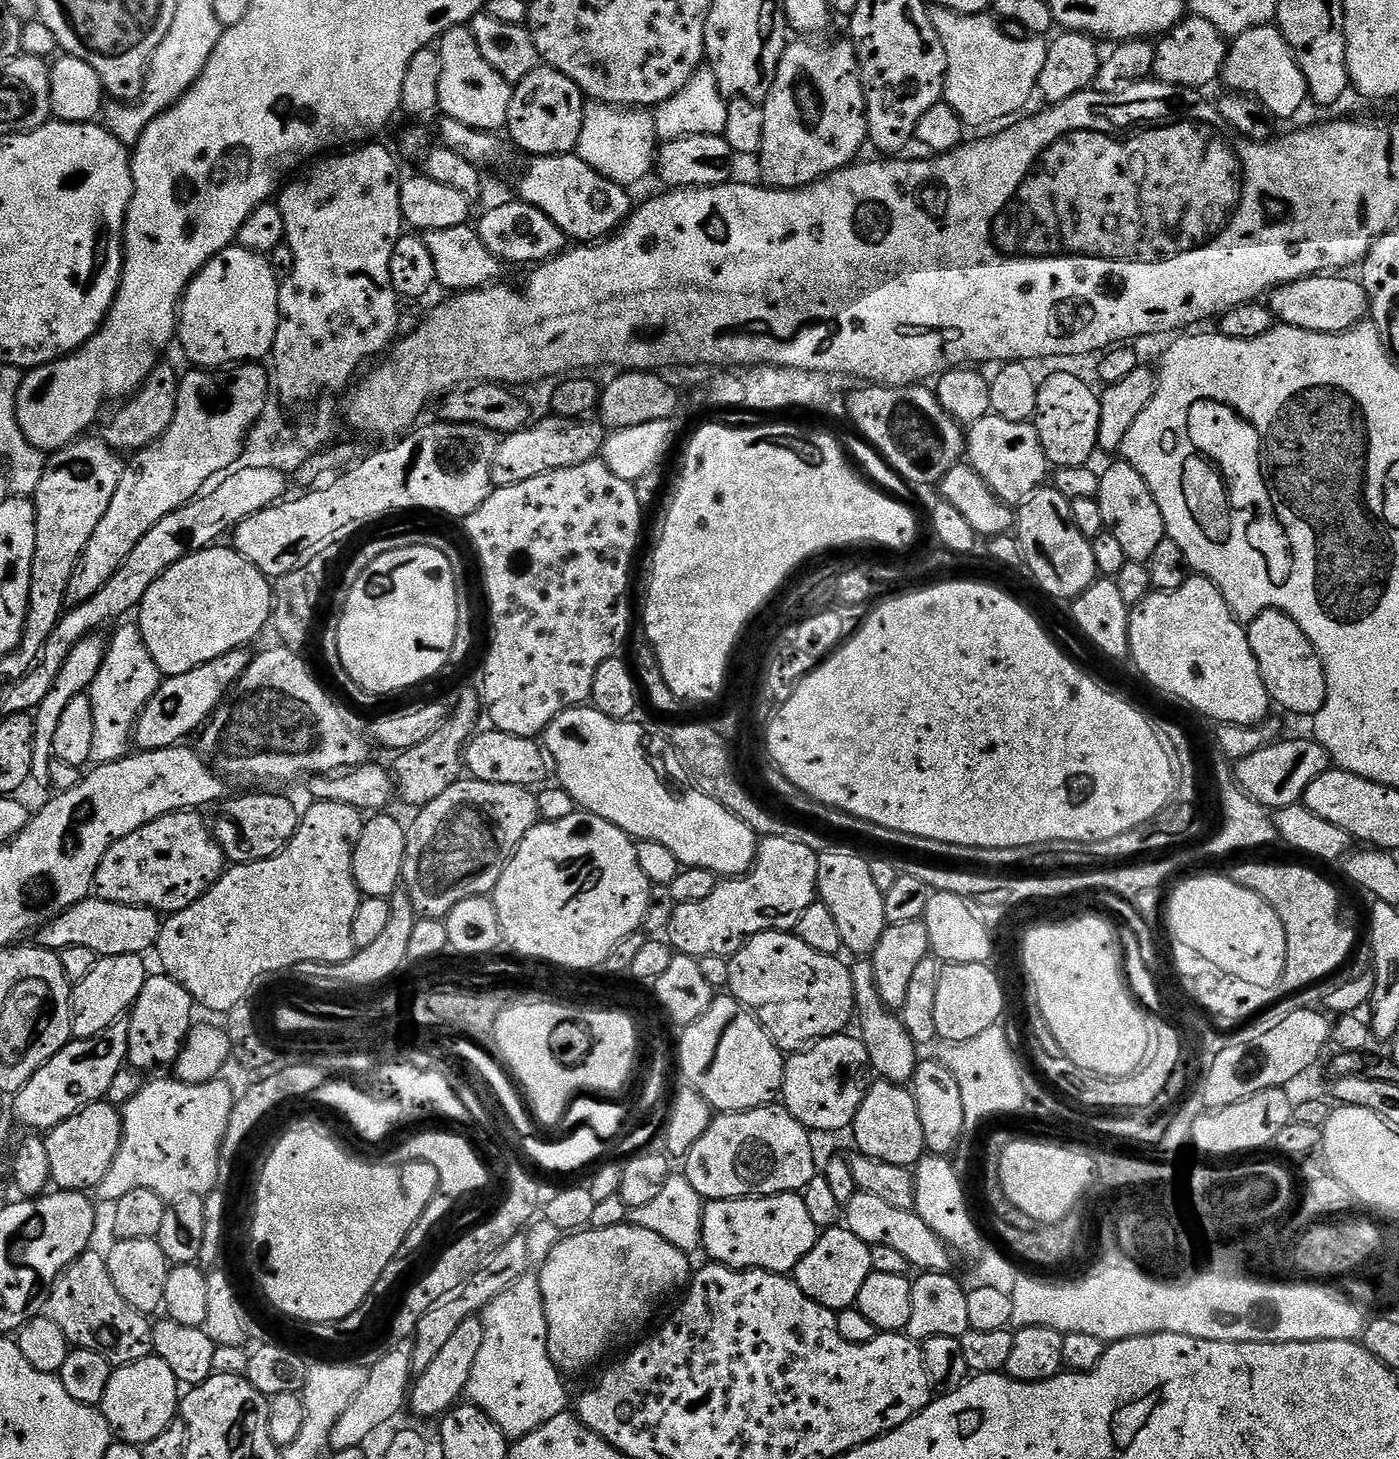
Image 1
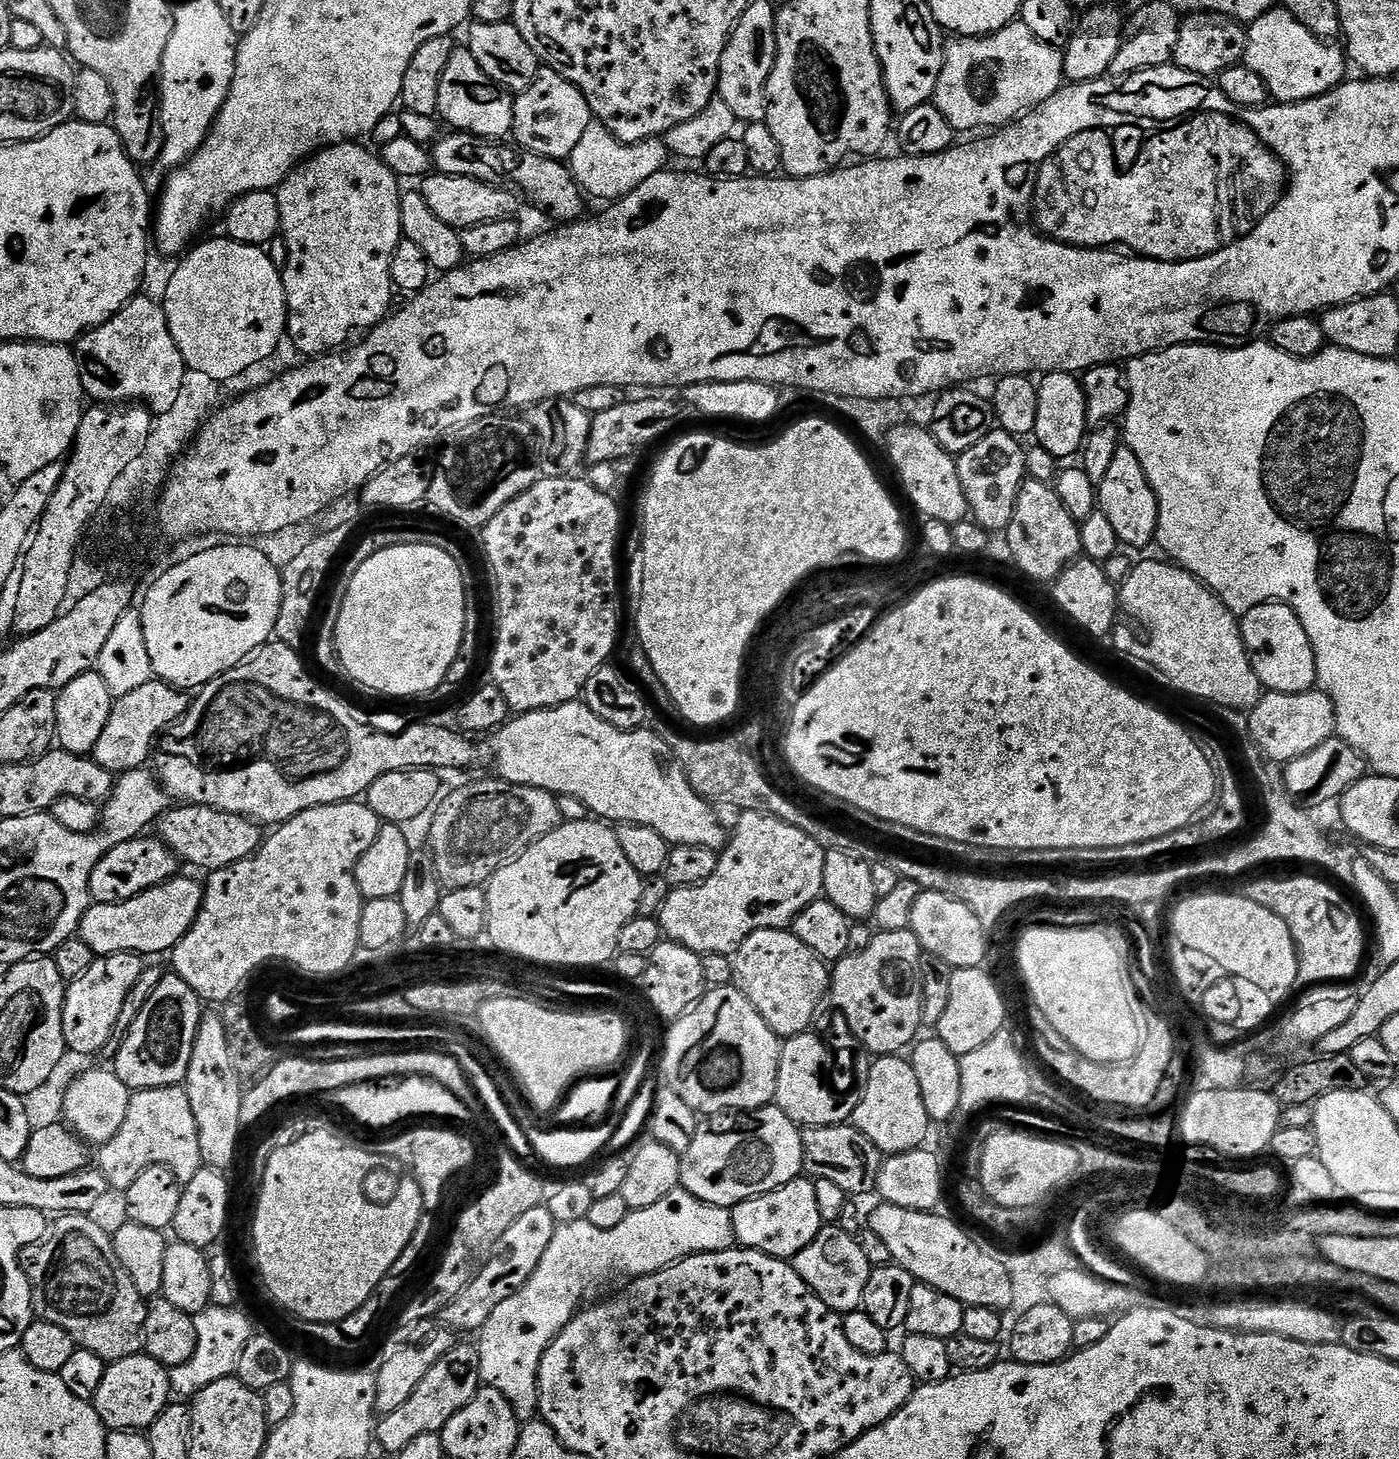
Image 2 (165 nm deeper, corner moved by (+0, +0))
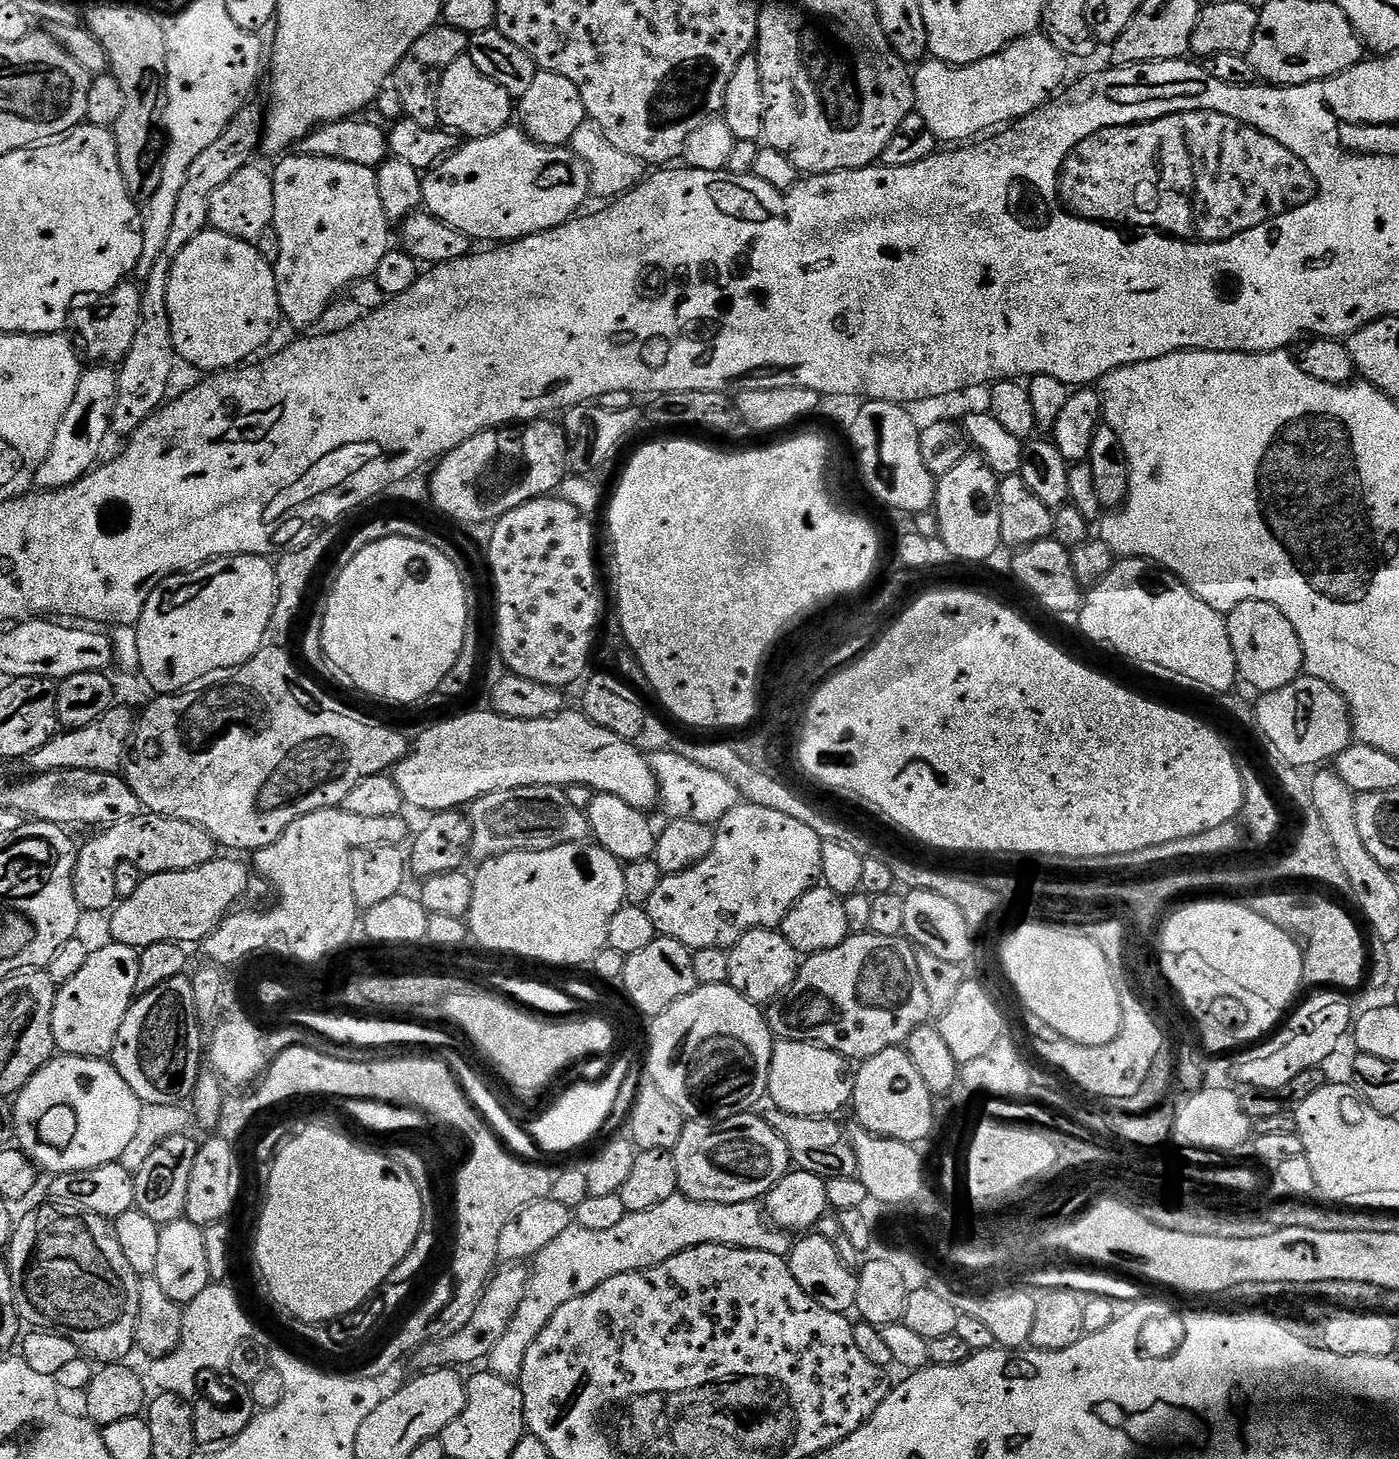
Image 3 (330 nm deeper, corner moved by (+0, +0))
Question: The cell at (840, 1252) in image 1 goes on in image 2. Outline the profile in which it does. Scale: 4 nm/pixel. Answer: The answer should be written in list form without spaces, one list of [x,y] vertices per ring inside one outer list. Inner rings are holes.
[[[824,1226],[818,1238],[796,1255],[794,1267],[802,1282],[806,1282],[806,1286],[810,1286],[810,1290],[814,1290],[814,1294],[830,1306],[830,1310],[843,1314],[855,1312],[863,1305],[866,1282],[870,1282],[874,1266],[866,1258],[866,1250],[862,1250],[855,1235],[838,1226]]]

